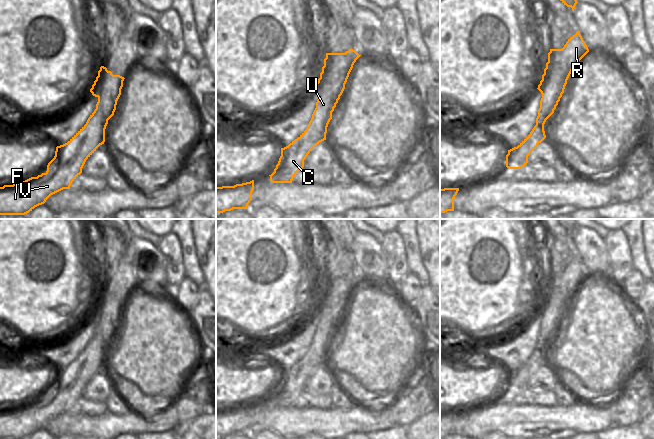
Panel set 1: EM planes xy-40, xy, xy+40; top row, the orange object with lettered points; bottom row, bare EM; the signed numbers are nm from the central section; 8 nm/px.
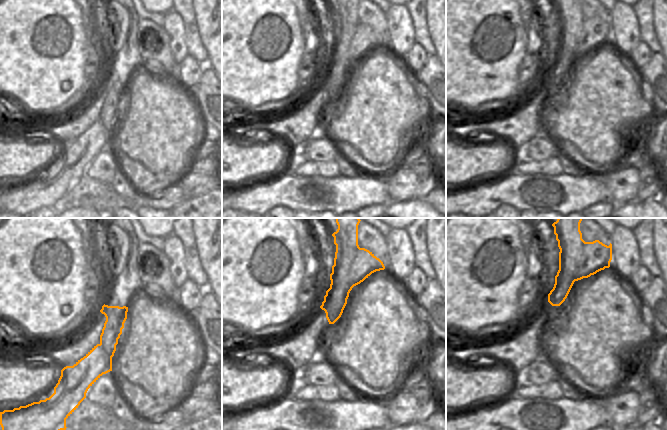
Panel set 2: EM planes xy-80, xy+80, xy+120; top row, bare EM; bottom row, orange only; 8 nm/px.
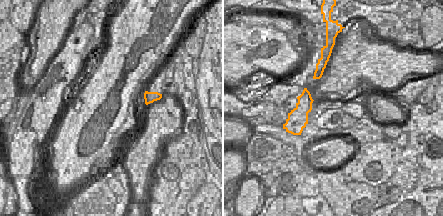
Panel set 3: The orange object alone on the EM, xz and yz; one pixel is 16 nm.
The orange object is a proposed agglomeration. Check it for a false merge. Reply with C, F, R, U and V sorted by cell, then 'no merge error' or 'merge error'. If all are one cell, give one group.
C F U V / R; merge error

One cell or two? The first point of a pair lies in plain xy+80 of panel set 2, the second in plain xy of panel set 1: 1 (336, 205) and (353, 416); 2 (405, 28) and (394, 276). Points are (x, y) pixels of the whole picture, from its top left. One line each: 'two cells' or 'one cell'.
1: one cell
2: one cell

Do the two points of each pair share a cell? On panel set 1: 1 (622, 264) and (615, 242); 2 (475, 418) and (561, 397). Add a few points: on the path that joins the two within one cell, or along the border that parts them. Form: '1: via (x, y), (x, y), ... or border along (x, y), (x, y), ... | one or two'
1: via (620, 259), (617, 247) | one
2: border along (577, 398), (566, 406), (557, 404) | two

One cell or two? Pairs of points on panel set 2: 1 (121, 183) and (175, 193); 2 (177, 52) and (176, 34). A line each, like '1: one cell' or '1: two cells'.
1: two cells
2: one cell

